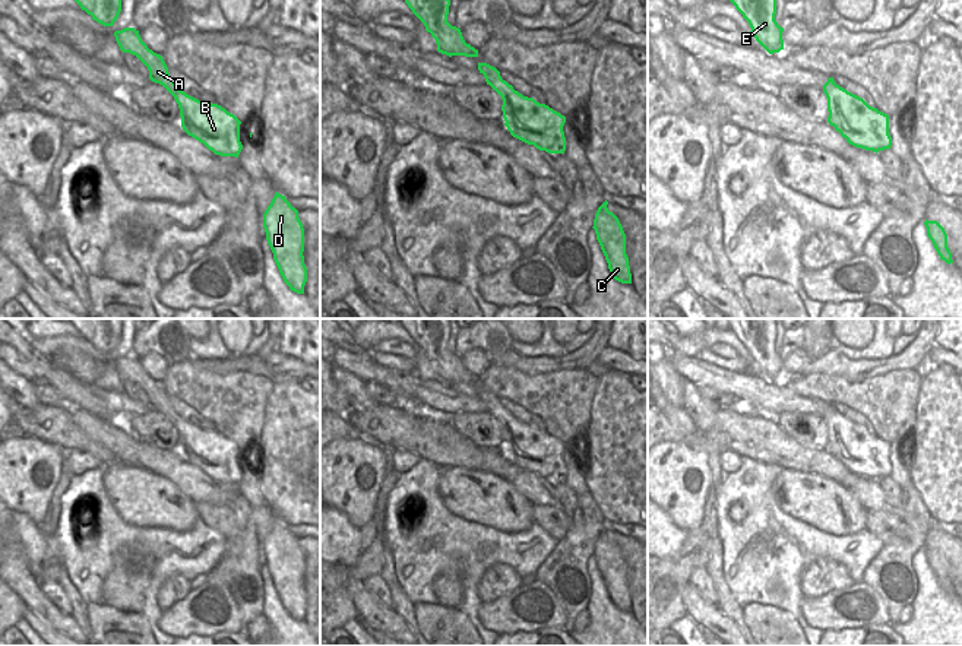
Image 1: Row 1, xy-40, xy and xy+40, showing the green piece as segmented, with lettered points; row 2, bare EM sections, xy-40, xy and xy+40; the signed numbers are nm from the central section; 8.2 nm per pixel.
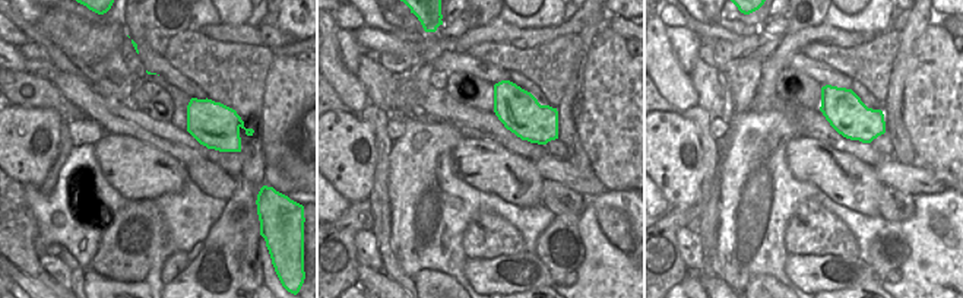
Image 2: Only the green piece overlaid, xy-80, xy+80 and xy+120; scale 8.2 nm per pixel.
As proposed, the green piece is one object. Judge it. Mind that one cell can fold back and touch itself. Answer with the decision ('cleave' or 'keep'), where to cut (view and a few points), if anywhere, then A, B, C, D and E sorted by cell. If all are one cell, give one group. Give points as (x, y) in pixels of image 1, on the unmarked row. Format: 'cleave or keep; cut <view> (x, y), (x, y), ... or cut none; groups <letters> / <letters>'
keep; cut none; groups A B C D E

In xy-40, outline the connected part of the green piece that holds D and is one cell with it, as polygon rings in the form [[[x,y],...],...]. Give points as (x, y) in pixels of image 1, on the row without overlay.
[[[278,519],[263,541],[263,555],[284,609],[291,618],[304,621],[304,555],[298,538]]]

